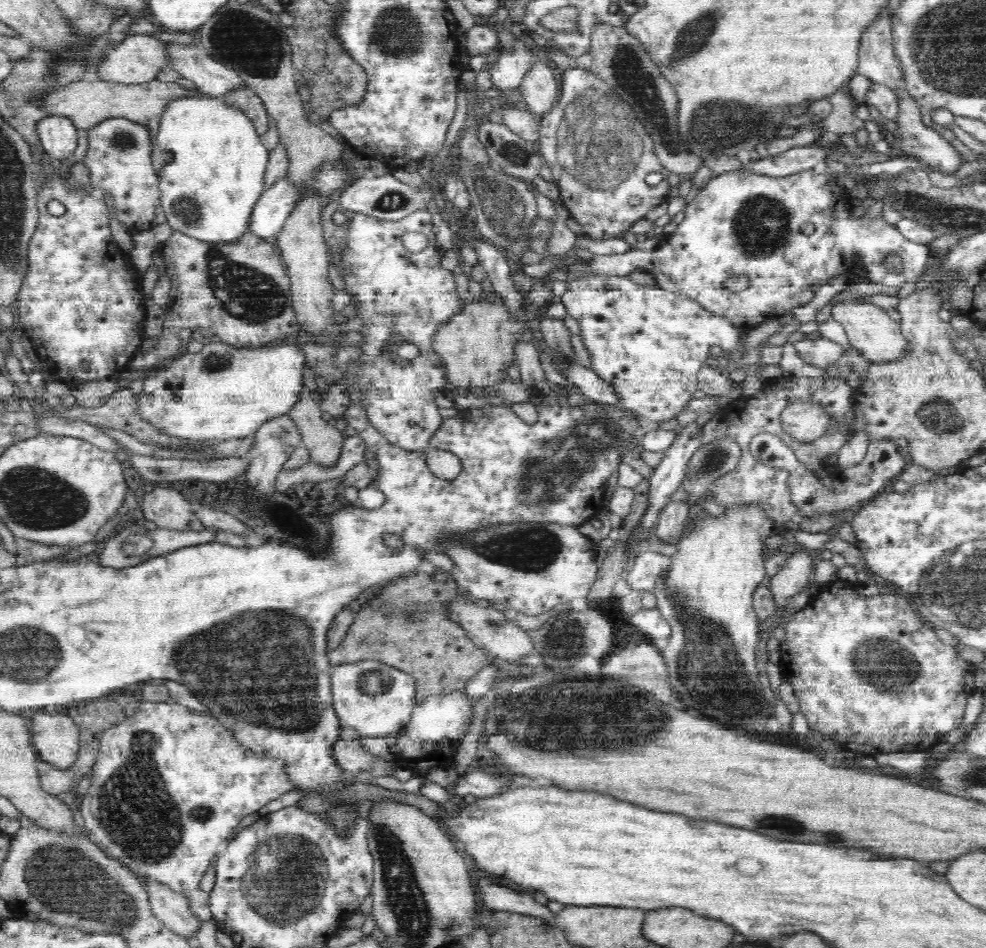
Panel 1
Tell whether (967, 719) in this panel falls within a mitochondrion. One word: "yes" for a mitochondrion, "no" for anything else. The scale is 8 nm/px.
no

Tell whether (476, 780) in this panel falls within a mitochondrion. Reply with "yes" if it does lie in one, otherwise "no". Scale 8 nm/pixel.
no

